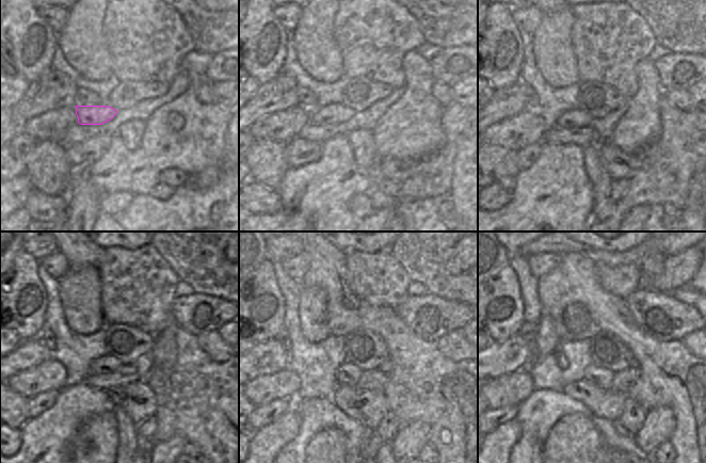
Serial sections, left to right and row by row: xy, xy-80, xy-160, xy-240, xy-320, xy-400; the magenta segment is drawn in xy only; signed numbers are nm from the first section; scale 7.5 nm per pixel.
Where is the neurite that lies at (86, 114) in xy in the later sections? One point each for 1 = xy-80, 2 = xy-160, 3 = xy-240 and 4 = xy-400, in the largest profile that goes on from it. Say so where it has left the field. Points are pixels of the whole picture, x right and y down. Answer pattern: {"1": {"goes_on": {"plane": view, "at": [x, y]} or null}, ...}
{"1": {"goes_on": {"plane": "xy-80", "at": [335, 113]}}, "2": {"goes_on": {"plane": "xy-160", "at": [575, 118]}}, "3": {"goes_on": {"plane": "xy-240", "at": [105, 364]}}, "4": {"goes_on": {"plane": "xy-400", "at": [600, 377]}}}

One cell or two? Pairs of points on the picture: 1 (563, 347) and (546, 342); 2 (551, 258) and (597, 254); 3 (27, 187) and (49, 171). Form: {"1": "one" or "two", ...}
{"1": "two", "2": "two", "3": "two"}

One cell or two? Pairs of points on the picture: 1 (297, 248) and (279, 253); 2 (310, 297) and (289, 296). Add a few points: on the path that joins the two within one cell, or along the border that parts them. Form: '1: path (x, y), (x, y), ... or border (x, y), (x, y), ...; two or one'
1: path (292, 248), (284, 249); one
2: border (302, 287), (298, 309), (299, 321); two

